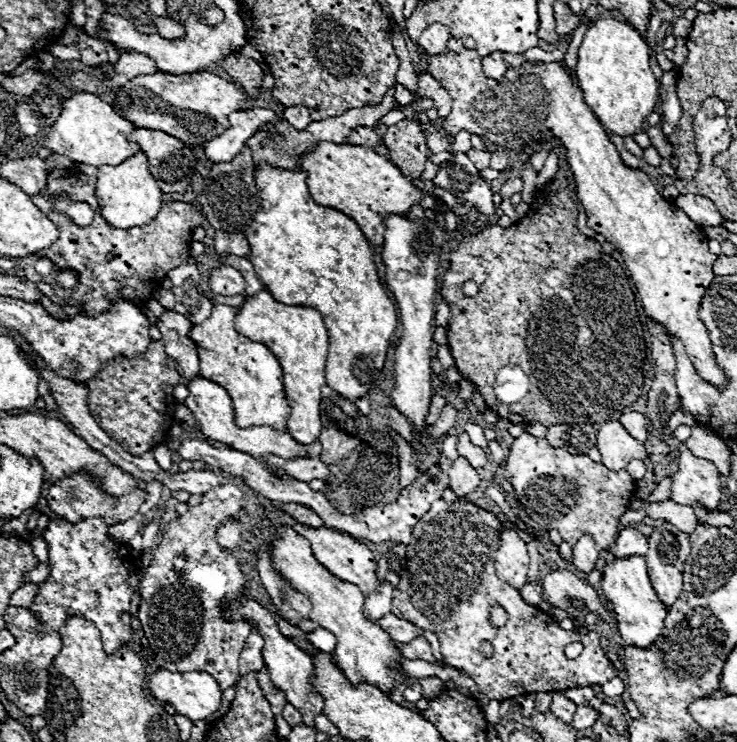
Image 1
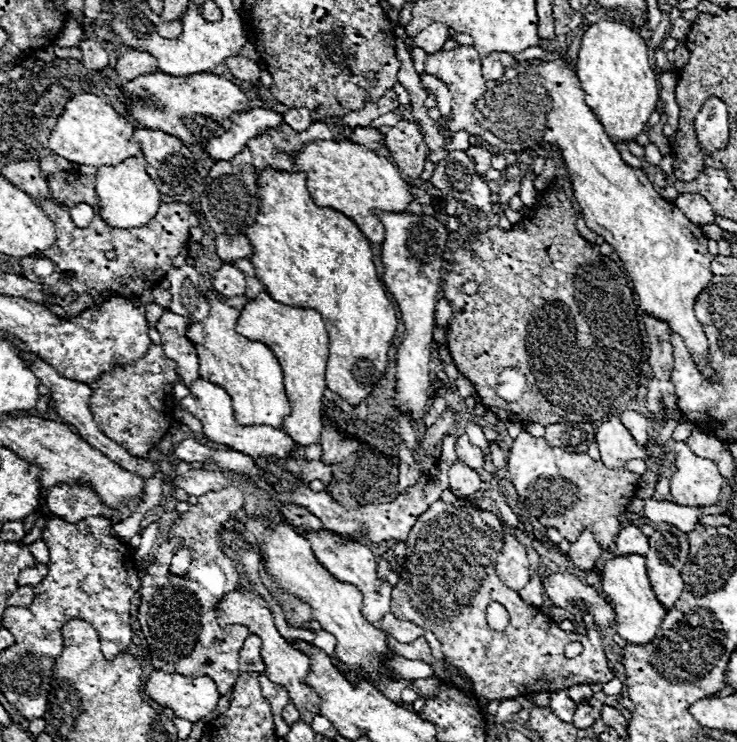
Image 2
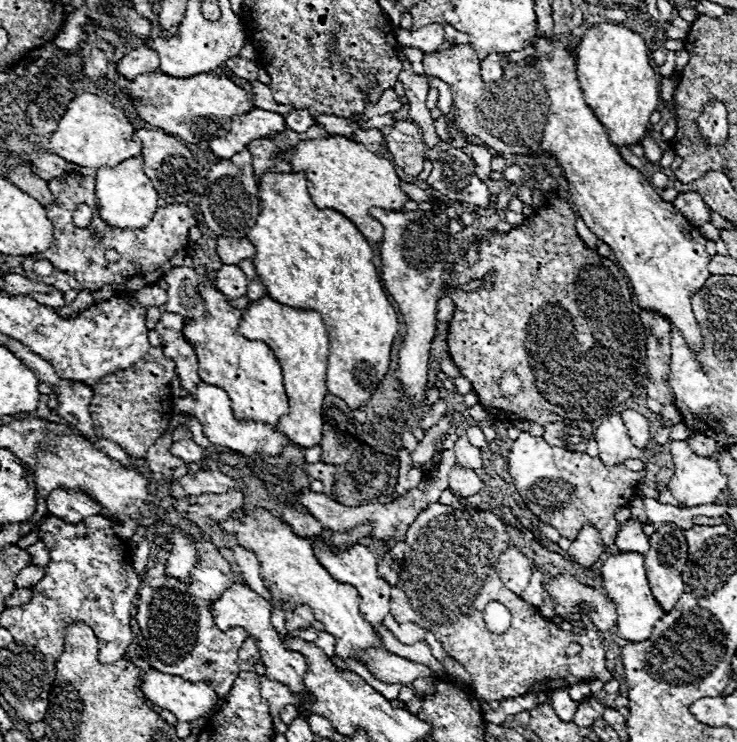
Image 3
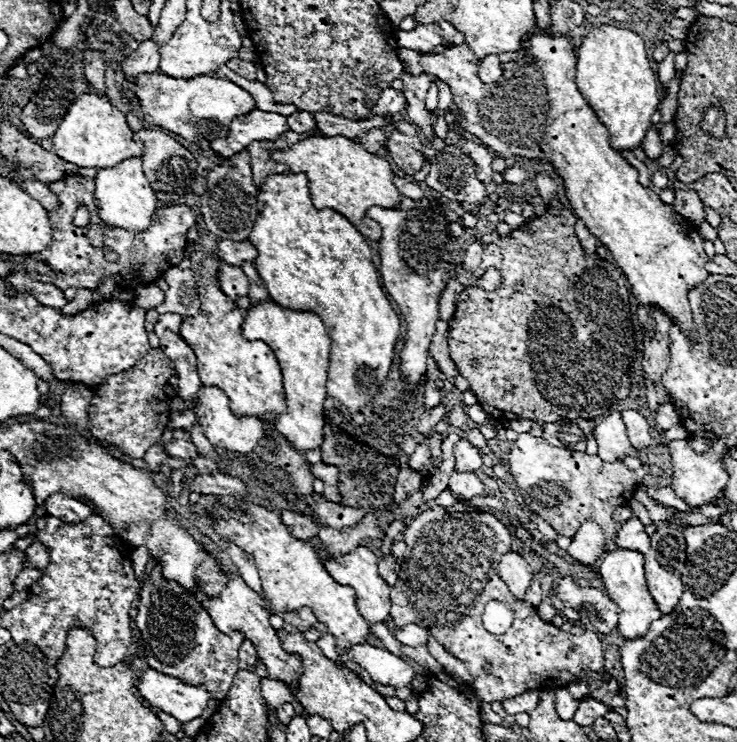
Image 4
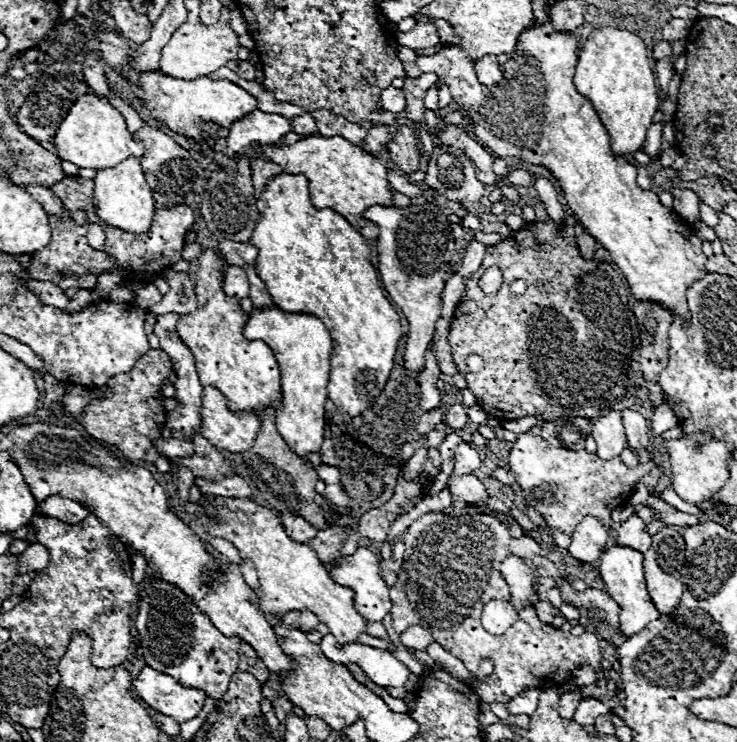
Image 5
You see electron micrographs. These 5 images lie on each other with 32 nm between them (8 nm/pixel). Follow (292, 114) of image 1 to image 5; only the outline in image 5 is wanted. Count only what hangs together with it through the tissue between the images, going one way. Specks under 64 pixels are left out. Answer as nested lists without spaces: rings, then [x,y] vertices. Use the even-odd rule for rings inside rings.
[[[308,112],[290,118],[290,124],[292,124],[292,130],[296,134],[300,134],[300,136],[314,136],[314,134],[318,134],[316,122],[314,122],[314,118]]]

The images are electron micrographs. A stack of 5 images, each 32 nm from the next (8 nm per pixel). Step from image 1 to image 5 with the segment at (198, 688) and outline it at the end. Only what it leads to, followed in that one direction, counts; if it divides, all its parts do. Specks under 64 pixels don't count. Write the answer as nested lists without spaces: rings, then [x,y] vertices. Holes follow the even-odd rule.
[[[144,666],[134,680],[136,694],[156,712],[172,716],[178,722],[186,722],[198,716],[208,700],[204,690],[182,686],[168,674]]]

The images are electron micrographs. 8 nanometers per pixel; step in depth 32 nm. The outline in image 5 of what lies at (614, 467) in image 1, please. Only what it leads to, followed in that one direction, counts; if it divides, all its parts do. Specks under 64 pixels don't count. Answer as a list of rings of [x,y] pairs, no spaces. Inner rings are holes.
[[[612,410],[606,416],[602,416],[598,422],[594,422],[592,438],[598,444],[596,454],[602,456],[602,460],[618,458],[624,448],[630,448],[618,410]]]

